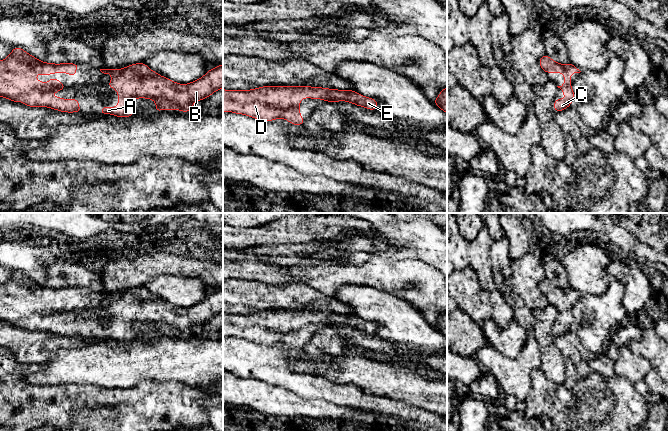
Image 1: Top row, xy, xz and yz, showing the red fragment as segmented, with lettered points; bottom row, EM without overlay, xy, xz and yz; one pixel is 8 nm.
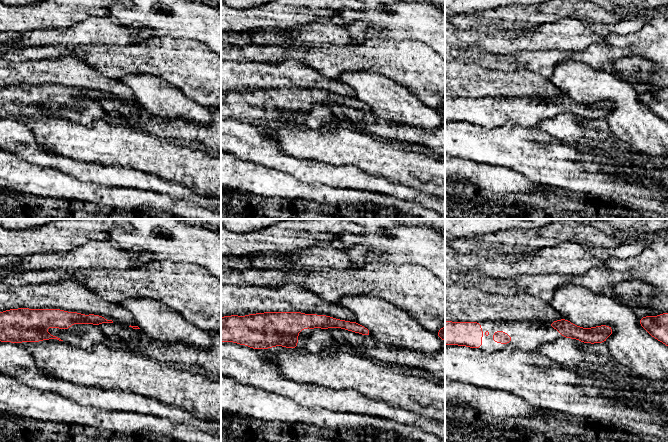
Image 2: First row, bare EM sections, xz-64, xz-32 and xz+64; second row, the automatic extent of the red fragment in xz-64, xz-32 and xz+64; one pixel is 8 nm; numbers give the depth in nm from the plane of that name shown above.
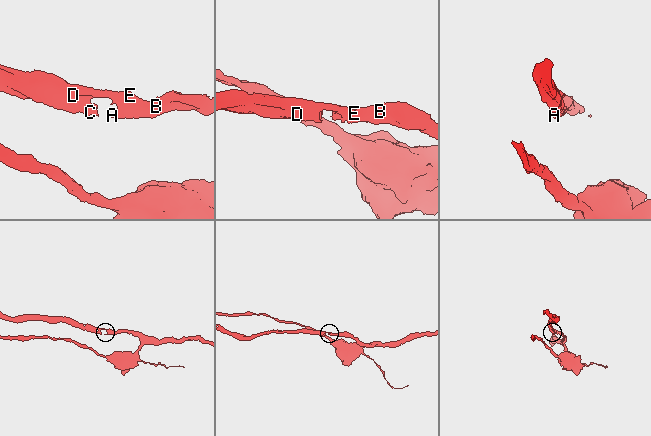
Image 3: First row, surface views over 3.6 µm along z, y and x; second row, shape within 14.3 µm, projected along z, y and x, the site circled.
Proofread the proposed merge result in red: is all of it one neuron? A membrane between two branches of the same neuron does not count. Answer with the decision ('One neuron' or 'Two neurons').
One neuron

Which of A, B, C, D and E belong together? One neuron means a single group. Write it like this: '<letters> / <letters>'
A B C D E

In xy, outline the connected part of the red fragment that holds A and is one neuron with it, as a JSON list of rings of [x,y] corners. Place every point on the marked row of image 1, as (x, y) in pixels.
[[[136,63],[123,69],[100,69],[111,74],[108,84],[118,93],[117,107],[101,107],[100,114],[116,117],[130,117],[136,110],[133,101],[136,98],[152,99],[156,102],[155,112],[160,110],[180,110],[184,113],[193,109],[195,101],[204,100],[223,88],[223,64],[191,83],[178,84],[149,69],[145,63]]]

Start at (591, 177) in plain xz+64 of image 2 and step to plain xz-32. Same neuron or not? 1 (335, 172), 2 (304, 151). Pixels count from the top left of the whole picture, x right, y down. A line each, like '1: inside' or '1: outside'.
1: inside
2: outside

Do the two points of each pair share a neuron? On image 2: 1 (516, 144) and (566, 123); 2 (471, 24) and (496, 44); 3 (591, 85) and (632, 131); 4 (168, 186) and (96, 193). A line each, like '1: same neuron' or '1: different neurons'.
1: different neurons
2: different neurons
3: same neuron
4: different neurons

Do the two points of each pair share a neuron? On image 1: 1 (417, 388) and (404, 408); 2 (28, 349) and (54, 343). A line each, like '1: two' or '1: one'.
1: two
2: one

